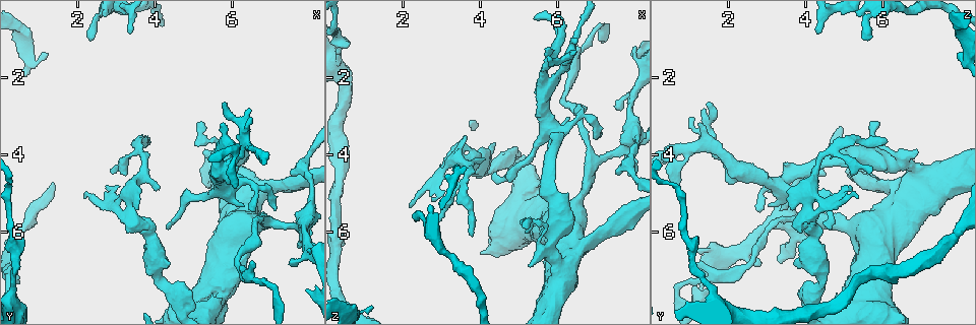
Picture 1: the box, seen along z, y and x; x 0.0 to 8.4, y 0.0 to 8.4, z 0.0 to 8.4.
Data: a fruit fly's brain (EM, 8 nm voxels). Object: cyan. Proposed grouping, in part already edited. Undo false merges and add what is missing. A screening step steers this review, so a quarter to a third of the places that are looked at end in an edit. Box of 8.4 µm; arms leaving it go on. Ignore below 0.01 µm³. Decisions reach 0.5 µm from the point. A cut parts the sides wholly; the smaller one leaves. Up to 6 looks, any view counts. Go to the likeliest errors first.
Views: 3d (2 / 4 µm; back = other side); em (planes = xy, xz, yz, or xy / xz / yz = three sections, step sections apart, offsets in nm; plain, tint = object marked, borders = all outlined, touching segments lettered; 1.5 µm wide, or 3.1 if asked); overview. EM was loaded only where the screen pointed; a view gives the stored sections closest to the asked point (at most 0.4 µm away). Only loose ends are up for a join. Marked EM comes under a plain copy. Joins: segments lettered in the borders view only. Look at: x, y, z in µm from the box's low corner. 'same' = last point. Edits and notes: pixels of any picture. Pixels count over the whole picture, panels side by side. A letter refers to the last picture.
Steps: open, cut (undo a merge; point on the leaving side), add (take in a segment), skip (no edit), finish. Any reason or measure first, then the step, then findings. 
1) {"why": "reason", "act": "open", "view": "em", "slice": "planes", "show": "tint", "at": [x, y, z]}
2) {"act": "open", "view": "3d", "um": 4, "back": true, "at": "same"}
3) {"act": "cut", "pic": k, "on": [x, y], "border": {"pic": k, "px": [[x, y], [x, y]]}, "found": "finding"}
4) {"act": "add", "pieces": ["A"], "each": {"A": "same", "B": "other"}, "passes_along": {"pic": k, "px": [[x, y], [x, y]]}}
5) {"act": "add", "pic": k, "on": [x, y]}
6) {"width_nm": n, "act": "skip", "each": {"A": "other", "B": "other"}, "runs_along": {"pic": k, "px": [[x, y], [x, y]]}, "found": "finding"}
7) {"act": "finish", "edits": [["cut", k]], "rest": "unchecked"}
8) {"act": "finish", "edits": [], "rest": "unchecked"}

{"why": "free end", "act": "open", "view": "em", "slice": "planes", "show": "borders", "at": [6.50, 6.80, 1.20]}

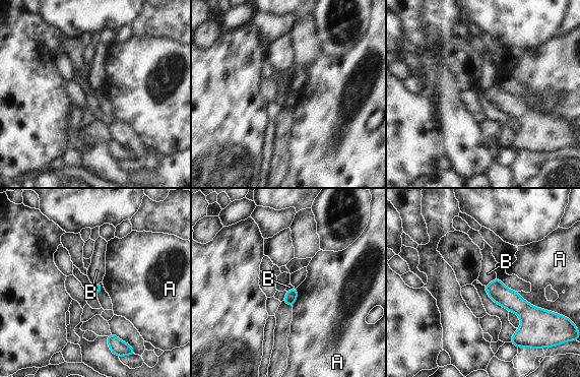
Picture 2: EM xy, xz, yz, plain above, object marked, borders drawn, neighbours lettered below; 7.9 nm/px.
{"act": "skip", "each": {"A": "other", "B": "other"}, "border": {"pic": 2, "px": [[496, 276], [485, 286]]}, "found": "no lettered segment goes on from it"}

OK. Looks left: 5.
{"why": "branch stops here", "act": "open", "view": "3d", "um": 2, "at": [3.35, 0.85, 4.35]}

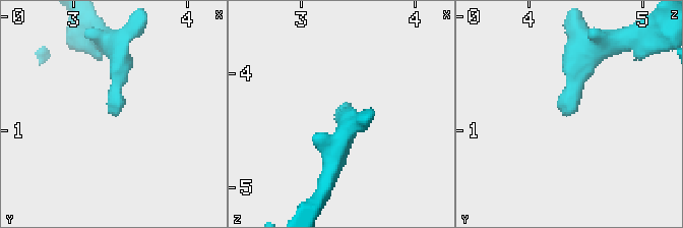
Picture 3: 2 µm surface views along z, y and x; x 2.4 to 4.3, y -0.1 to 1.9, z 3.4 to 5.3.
{"why": "now the EM", "act": "open", "view": "em", "slice": "planes", "show": "tint", "at": [3.34, 0.86, 4.34]}

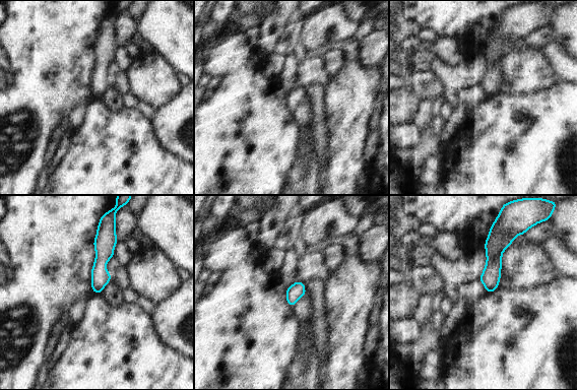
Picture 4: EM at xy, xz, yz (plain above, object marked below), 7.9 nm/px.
{"act": "open", "view": "em", "slice": "planes", "show": "borders", "at": "same"}

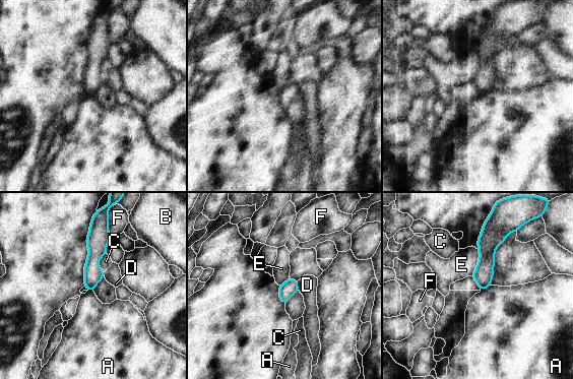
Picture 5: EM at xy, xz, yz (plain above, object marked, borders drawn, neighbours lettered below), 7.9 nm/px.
{"width_nm": 120, "act": "skip", "each": {"A": "other", "B": "other", "C": "other", "D": "other", "E": "other", "F": "other"}, "border": {"pic": 5, "px": [[491, 286], [481, 291]]}, "found": "no lettered segment goes on from it"}

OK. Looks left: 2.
{"why": "free end", "act": "open", "view": "3d", "um": 2, "at": [1.25, 1.40, 8.00]}

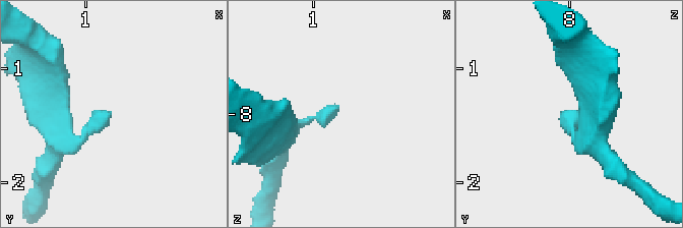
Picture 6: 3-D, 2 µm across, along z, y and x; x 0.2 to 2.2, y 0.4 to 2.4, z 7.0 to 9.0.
{"arm_widths_nm": [180, 220], "why": "now the EM", "act": "open", "view": "em", "slice": "xy", "step": 4, "show": "borders", "at": [1.24, 1.42, 7.92]}

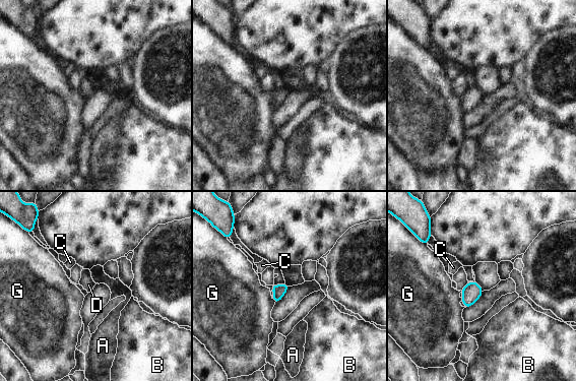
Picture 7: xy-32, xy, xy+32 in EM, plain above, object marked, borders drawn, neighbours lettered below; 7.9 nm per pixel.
{"act": "skip", "each": {"A": "other", "B": "other", "C": "other", "D": "other", "G": "other"}, "border": {"pic": 7, "px": [[284, 282], [274, 284]]}, "found": "no lettered segment goes on from it"}

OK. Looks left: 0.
{"act": "finish", "edits": [], "rest": "unchecked"}

